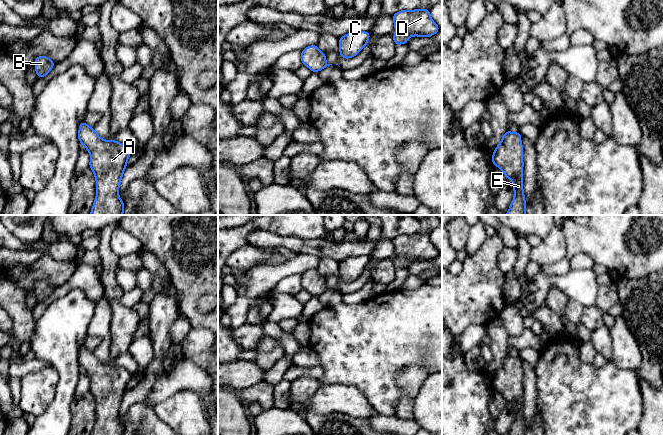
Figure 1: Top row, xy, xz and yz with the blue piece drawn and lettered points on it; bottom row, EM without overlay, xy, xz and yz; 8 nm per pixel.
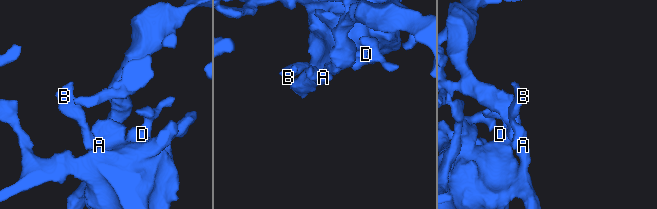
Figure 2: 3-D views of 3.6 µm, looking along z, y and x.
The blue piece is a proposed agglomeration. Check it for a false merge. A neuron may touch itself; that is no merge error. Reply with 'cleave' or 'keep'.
keep

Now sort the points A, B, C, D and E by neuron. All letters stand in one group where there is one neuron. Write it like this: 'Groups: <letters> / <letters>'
Groups: A B C D E

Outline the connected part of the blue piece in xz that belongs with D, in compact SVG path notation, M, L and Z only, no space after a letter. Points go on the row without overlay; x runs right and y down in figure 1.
M429 233L401 234L392 243L396 255L392 260L395 270L407 268L411 260L429 261L440 254L432 244Z

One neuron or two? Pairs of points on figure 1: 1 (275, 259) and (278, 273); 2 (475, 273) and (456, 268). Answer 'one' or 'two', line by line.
1: two
2: two

